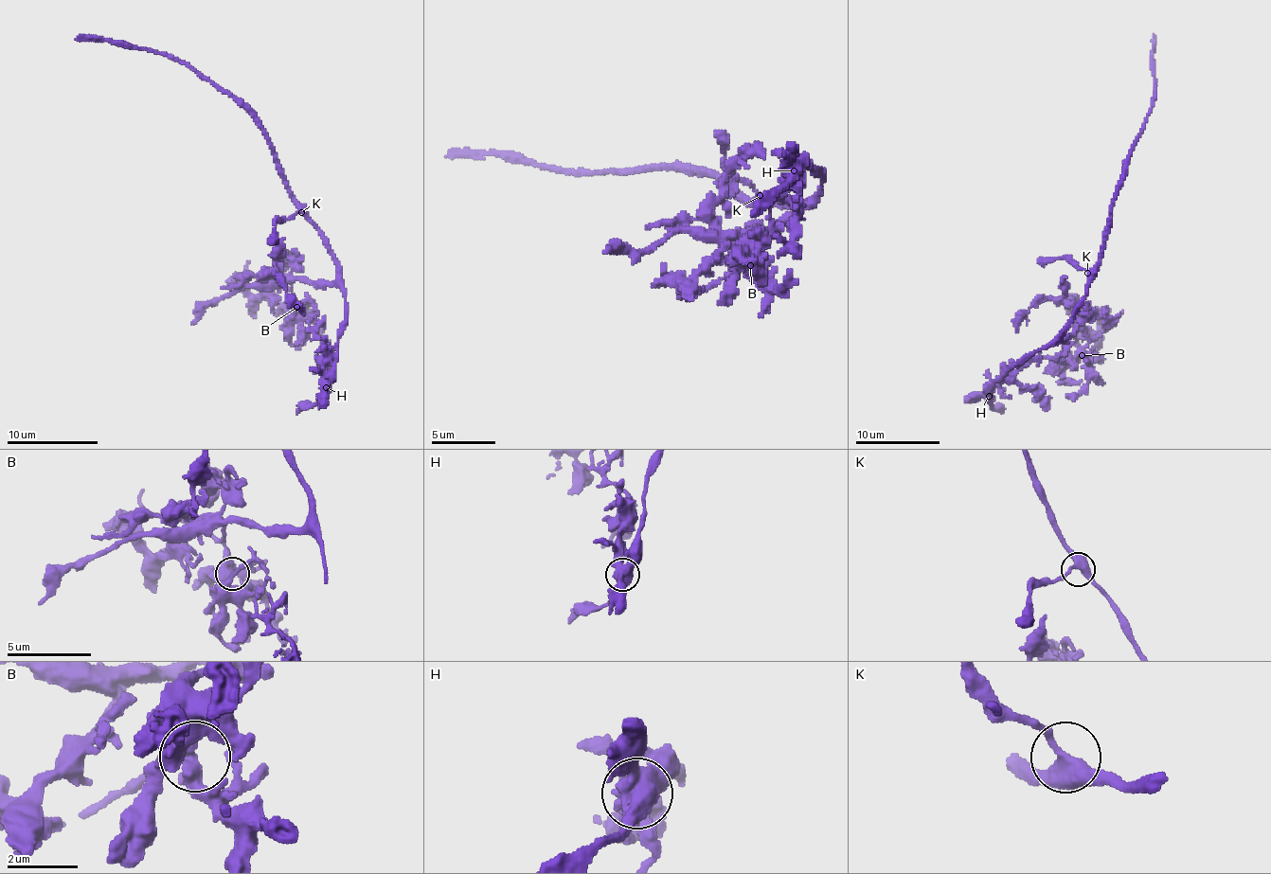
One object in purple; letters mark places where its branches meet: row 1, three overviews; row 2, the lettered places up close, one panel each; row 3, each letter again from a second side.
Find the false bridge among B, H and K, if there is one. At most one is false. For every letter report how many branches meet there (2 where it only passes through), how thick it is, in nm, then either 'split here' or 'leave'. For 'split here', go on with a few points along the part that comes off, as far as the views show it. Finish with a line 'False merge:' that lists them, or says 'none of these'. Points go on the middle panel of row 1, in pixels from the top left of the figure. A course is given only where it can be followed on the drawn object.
B: 3 branches meet; 400 nm thick; leave
H: 4 branches meet; 600 nm thick; split here; foreign part runs (795, 169), (804, 161), (821, 176), (815, 200), (751, 200), (714, 172), (588, 175), (493, 154), (446, 156)
K: 3 branches meet; 400 nm thick; leave
False merge: H

